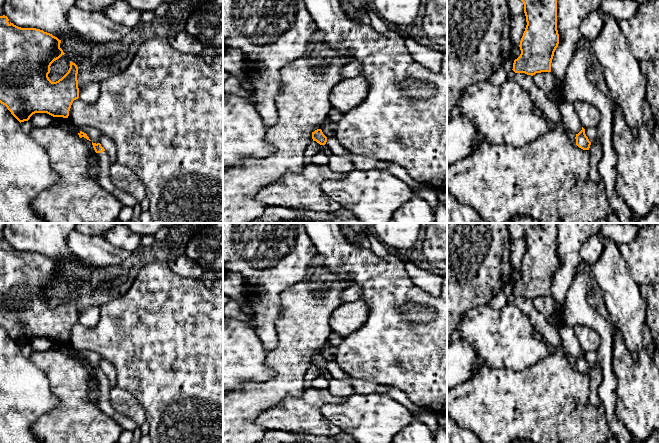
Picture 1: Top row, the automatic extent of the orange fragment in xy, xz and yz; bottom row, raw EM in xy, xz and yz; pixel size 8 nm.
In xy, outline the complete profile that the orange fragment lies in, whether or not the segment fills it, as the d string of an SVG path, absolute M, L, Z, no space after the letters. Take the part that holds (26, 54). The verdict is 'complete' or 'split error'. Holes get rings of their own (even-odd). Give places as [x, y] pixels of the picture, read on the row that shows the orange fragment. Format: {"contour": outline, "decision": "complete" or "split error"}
{"contour": "M0 16L0 103L5 105L20 123L28 121L35 113L68 118L73 101L79 98L77 65L71 61L68 72L58 81L52 82L48 77L50 66L65 54L60 48L61 40L43 30L21 28L8 21L7 16Z", "decision": "complete"}

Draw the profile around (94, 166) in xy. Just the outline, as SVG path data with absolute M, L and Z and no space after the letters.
M82 137L81 140L86 144L91 153L91 157L89 159L89 174L96 181L100 169L97 153L95 152L91 141L87 140L84 137Z

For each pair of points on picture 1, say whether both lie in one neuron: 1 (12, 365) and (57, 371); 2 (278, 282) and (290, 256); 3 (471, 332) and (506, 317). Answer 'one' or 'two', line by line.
1: two
2: one
3: one

